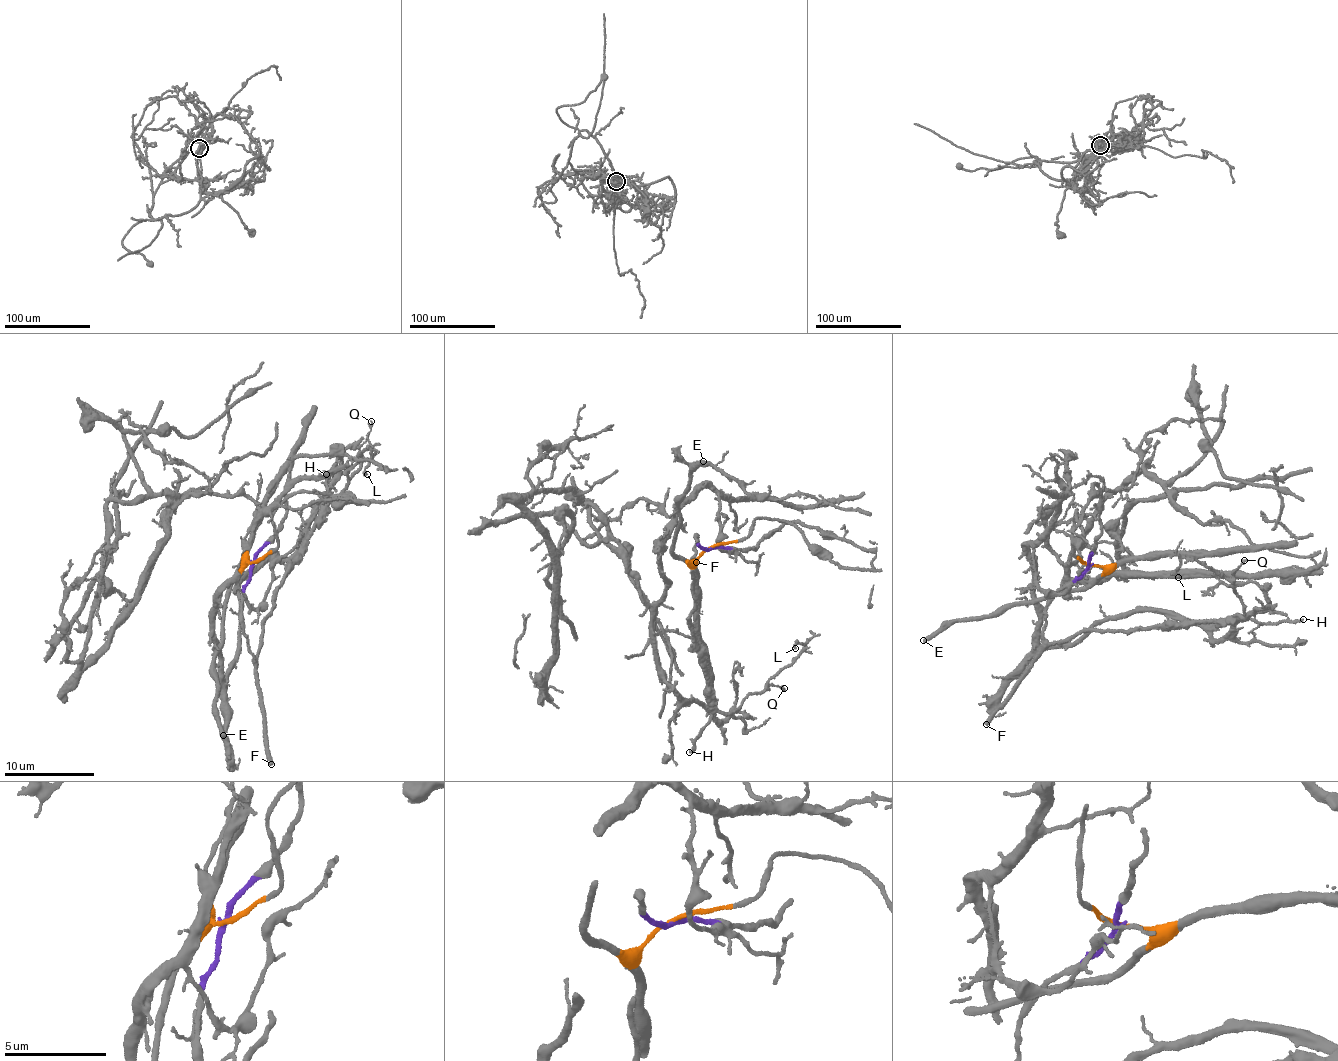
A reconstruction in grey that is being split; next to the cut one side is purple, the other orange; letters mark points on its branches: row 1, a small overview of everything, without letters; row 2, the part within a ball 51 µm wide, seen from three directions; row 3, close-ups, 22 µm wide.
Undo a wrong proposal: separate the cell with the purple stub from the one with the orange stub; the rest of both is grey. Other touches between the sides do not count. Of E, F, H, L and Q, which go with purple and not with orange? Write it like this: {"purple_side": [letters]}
{"purple_side": ["F", "H", "L", "Q"]}

